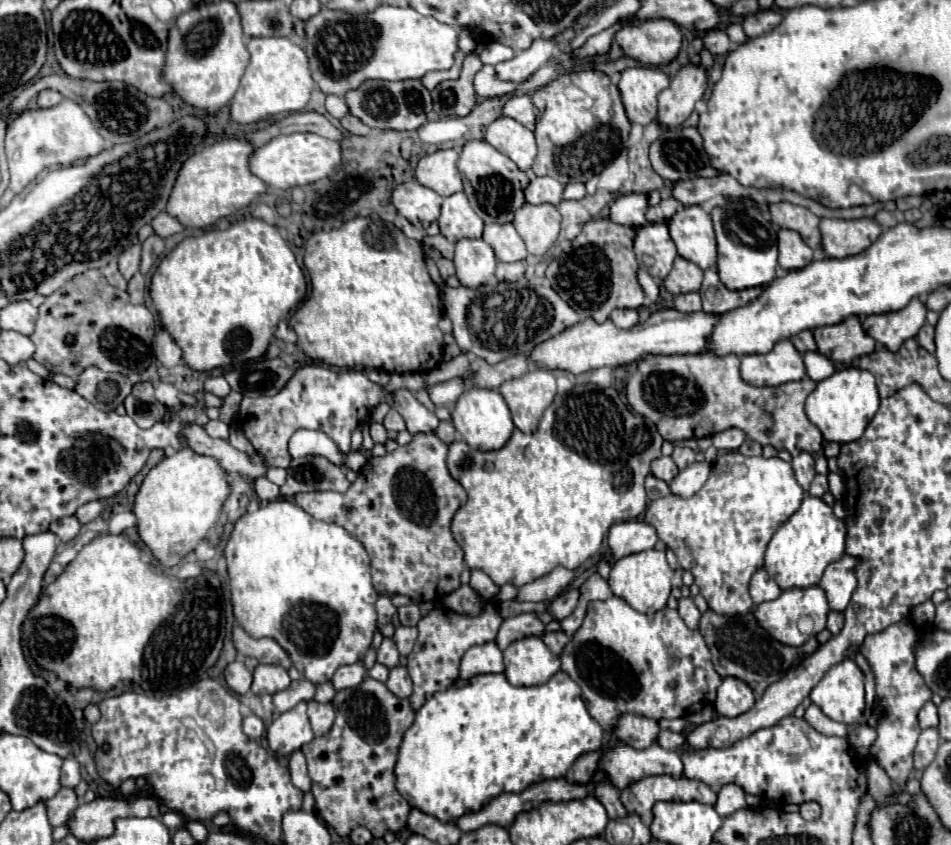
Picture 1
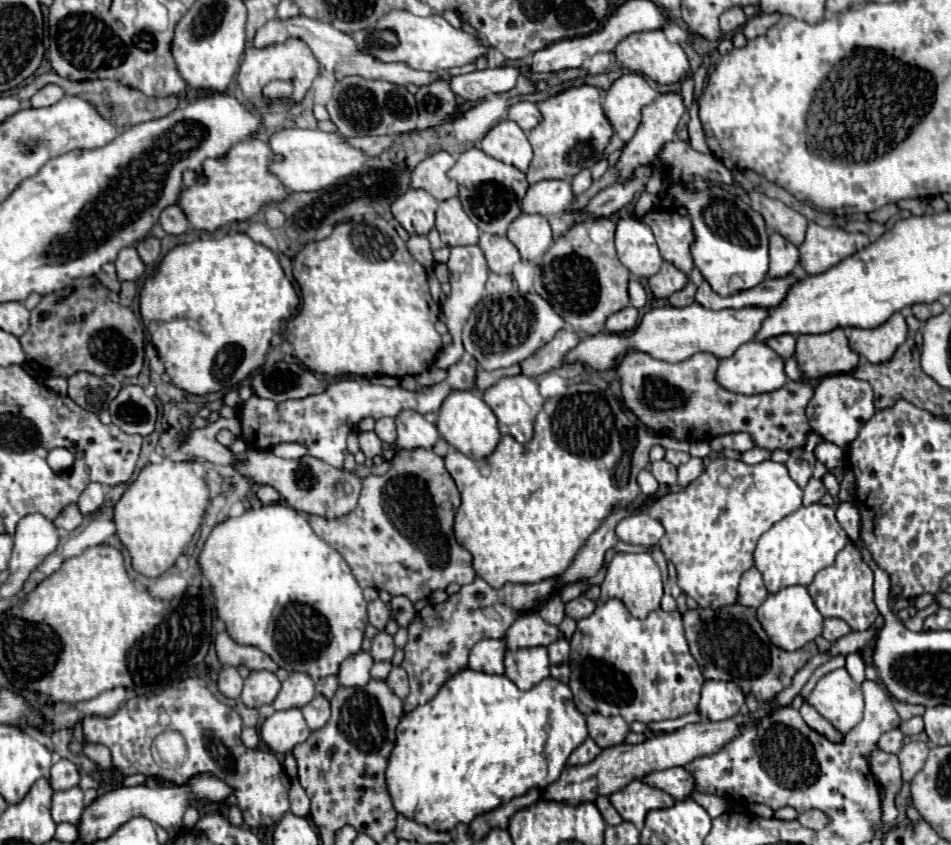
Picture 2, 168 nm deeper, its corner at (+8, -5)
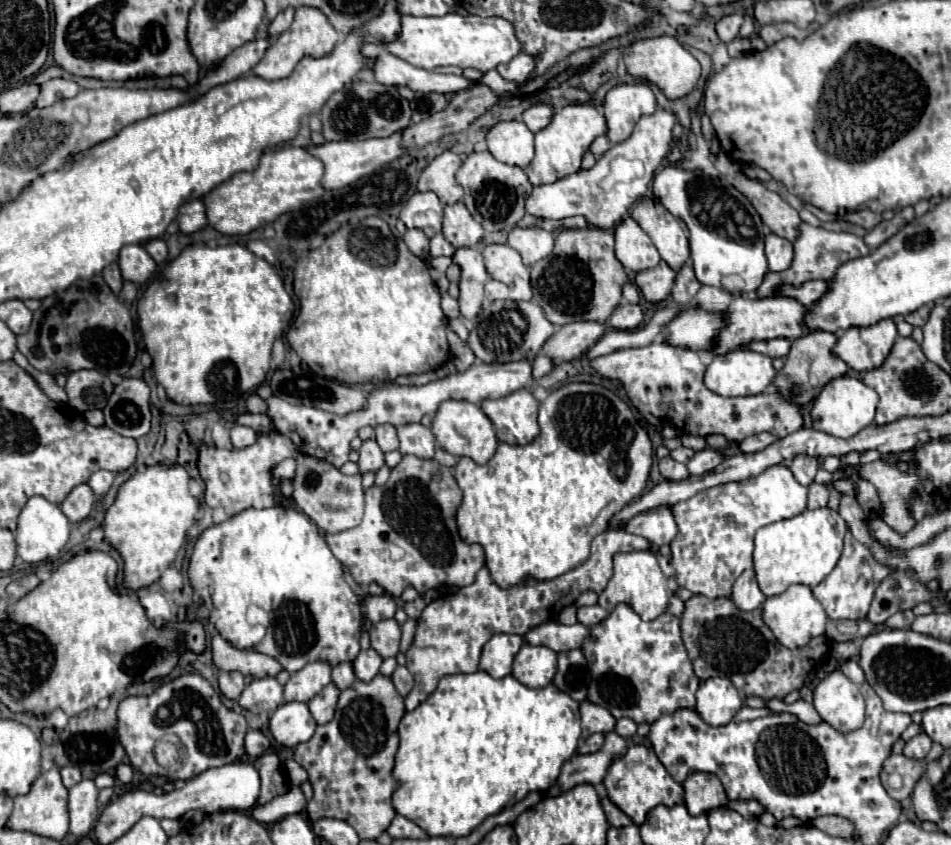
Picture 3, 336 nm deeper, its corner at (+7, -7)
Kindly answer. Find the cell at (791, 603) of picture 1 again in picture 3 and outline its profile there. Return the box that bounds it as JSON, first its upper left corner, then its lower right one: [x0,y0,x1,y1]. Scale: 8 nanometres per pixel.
[763,584,827,650]

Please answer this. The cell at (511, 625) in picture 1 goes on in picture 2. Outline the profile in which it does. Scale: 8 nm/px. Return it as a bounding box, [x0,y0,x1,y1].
[504,612,562,650]

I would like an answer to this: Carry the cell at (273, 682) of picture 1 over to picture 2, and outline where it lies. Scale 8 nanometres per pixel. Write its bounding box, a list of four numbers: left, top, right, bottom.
[242,670,280,708]

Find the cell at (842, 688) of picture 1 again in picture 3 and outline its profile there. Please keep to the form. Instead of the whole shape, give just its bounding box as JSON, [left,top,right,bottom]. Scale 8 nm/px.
[813,670,865,732]

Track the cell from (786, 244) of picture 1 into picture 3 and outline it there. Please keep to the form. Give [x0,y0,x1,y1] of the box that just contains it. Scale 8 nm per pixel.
[765,234,793,272]

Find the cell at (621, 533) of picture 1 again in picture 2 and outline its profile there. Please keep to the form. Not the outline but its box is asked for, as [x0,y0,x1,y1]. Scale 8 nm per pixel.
[616,510,664,546]

